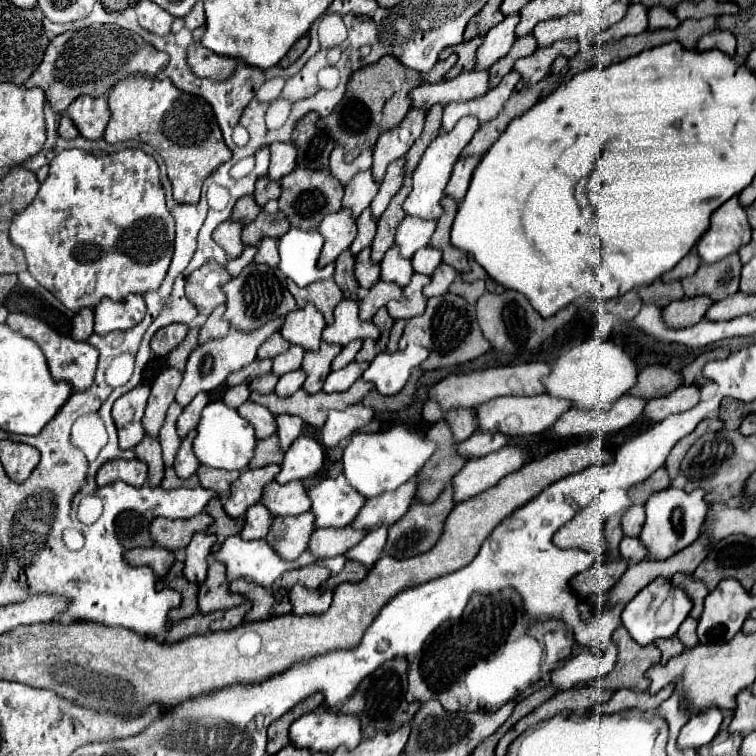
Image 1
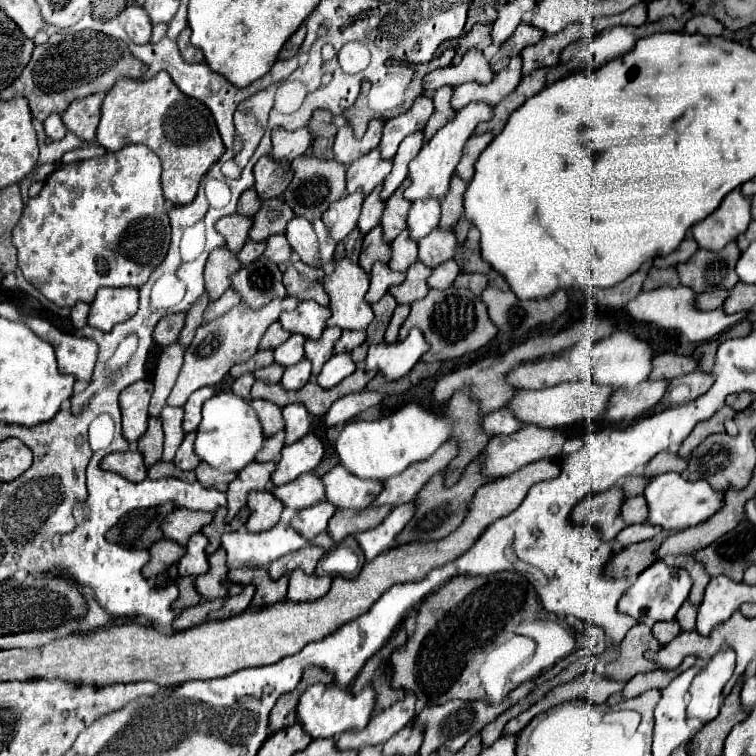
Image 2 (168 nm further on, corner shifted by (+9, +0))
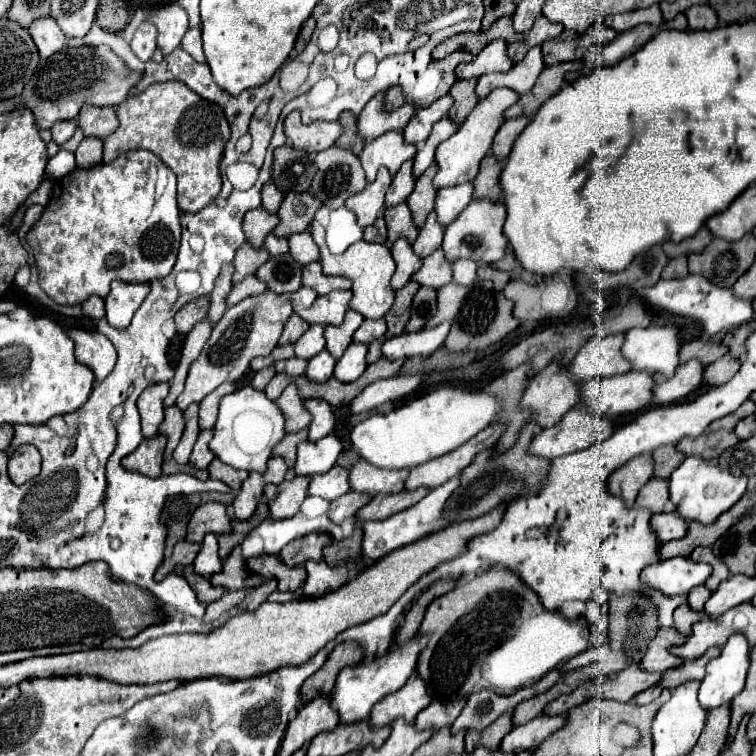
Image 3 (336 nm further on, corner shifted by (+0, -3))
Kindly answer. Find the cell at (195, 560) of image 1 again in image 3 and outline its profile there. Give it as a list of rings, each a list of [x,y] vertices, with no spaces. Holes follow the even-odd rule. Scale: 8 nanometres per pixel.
[[[206,535],[202,549],[194,561],[194,571],[198,575],[210,577],[218,571],[222,571],[222,559],[218,557],[218,535]]]

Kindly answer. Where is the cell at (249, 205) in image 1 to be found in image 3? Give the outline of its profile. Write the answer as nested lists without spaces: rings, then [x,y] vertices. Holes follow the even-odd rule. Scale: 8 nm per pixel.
[[[268,181],[264,185],[264,189],[262,189],[262,207],[266,211],[276,213],[278,207],[280,207],[280,203],[282,203],[282,199],[284,199],[284,191],[278,191],[278,187],[272,181]]]

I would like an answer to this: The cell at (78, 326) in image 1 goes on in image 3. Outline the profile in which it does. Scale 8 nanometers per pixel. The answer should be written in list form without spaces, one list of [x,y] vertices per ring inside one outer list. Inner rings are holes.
[[[90,297],[86,303],[82,303],[82,311],[86,317],[92,317],[92,319],[102,319],[104,317],[104,299],[100,297]]]

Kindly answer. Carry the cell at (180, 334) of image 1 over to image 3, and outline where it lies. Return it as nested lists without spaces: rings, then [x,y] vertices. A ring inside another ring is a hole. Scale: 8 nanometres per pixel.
[[[208,295],[196,297],[194,301],[186,303],[174,317],[176,325],[178,325],[178,333],[188,333],[198,321],[202,321],[208,313],[208,307],[210,307],[210,297]]]

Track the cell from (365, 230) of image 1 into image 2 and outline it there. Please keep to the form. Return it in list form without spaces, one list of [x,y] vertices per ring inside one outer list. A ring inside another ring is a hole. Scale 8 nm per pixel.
[[[381,184],[363,200],[363,208],[361,208],[361,216],[359,216],[359,222],[357,222],[357,228],[361,232],[361,236],[365,236],[369,230],[373,230],[379,220],[381,220],[381,214],[383,214],[383,208],[385,208],[385,202],[379,200],[379,192],[381,192]]]

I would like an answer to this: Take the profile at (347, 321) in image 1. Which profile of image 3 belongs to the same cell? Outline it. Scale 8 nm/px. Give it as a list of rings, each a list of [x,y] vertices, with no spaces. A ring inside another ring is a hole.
[[[312,221],[310,225],[312,231],[312,239],[318,243],[320,247],[320,263],[324,273],[328,275],[344,275],[348,279],[352,279],[352,301],[350,307],[358,313],[362,313],[366,319],[382,319],[386,315],[386,311],[390,309],[390,305],[394,303],[394,289],[390,287],[390,279],[396,271],[396,263],[392,259],[392,253],[386,245],[382,243],[370,243],[370,241],[358,241],[354,245],[348,247],[346,253],[342,255],[332,255],[326,247],[326,235],[324,235],[324,225],[318,221]]]

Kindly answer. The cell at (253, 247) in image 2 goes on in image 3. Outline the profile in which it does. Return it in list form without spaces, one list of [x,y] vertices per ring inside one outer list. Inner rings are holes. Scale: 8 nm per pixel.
[[[270,233],[266,237],[264,247],[270,251],[270,255],[284,255],[288,251],[288,239],[286,237],[276,237],[274,233]]]

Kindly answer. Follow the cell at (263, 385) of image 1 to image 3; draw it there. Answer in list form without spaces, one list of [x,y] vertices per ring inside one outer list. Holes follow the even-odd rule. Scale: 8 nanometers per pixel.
[[[292,357],[292,359],[276,362],[274,368],[276,373],[288,373],[290,377],[298,377],[298,375],[304,375],[306,365],[308,365],[308,361],[298,359],[298,357]]]

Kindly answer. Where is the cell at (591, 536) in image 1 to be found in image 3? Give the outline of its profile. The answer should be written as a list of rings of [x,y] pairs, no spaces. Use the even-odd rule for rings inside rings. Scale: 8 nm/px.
[[[638,455],[638,459],[630,459],[610,475],[608,481],[610,491],[614,495],[620,495],[626,501],[626,505],[632,507],[640,487],[652,477],[652,471],[654,471],[652,455]]]

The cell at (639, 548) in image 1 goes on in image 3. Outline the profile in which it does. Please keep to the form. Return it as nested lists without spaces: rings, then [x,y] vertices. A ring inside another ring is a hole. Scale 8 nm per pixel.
[[[676,511],[652,515],[652,527],[654,527],[660,543],[668,543],[668,541],[680,539],[680,537],[684,537],[686,531],[688,531],[686,519],[682,519]]]

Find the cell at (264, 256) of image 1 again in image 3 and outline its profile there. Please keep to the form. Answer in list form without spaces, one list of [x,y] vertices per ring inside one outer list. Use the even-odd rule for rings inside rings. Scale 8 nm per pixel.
[[[308,231],[304,233],[296,233],[290,239],[290,255],[300,263],[300,265],[308,265],[312,261],[318,261],[318,245],[314,243],[312,235]]]

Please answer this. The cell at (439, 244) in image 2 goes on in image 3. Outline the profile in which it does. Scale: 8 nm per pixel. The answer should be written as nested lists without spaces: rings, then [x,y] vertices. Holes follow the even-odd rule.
[[[476,199],[472,201],[458,217],[446,227],[442,249],[446,253],[446,259],[472,259],[476,263],[496,263],[504,257],[510,241],[506,241],[506,235],[502,235],[502,223],[506,221],[506,205],[494,203],[490,199]]]

